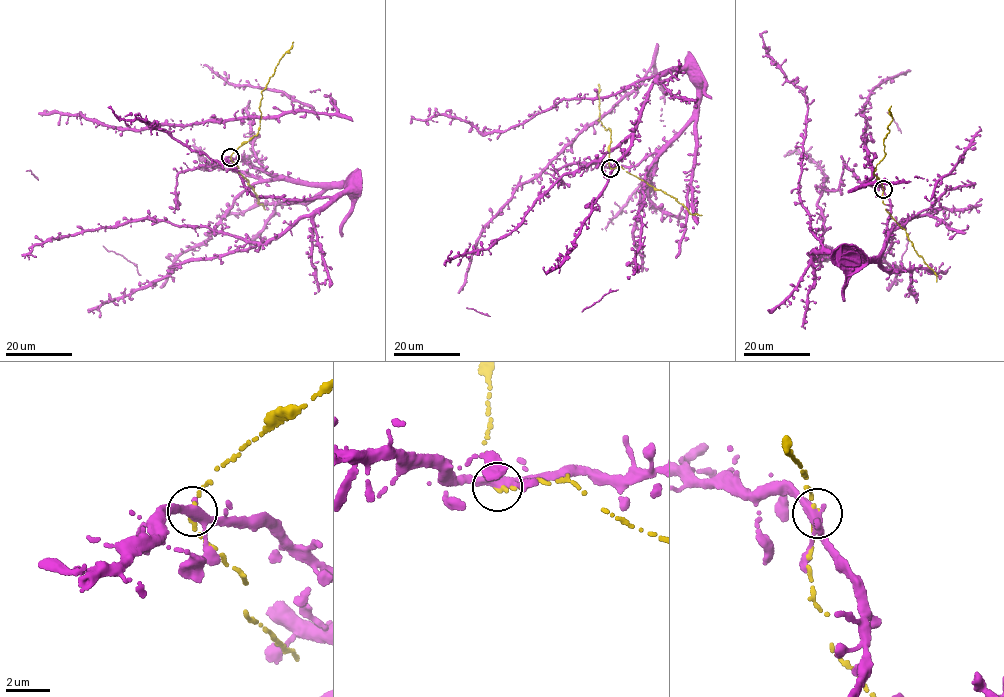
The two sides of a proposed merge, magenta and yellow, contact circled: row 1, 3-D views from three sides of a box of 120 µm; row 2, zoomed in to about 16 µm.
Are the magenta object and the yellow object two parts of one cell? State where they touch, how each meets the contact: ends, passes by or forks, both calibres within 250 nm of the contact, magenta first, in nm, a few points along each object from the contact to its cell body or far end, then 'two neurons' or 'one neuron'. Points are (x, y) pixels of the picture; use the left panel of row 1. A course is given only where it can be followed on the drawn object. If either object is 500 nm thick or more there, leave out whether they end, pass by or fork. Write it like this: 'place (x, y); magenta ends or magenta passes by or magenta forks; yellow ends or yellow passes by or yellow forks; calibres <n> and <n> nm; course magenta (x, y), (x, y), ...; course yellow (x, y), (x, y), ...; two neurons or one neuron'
place (230, 157); magenta forks; yellow ends; calibres 340 and 220 nm; course magenta (231, 157), (240, 158), (274, 176), (332, 188), (342, 185), (345, 191), (354, 195), (358, 191), (356, 184); course yellow (230, 157), (234, 150), (258, 133), (262, 91), (293, 42); one neuron

